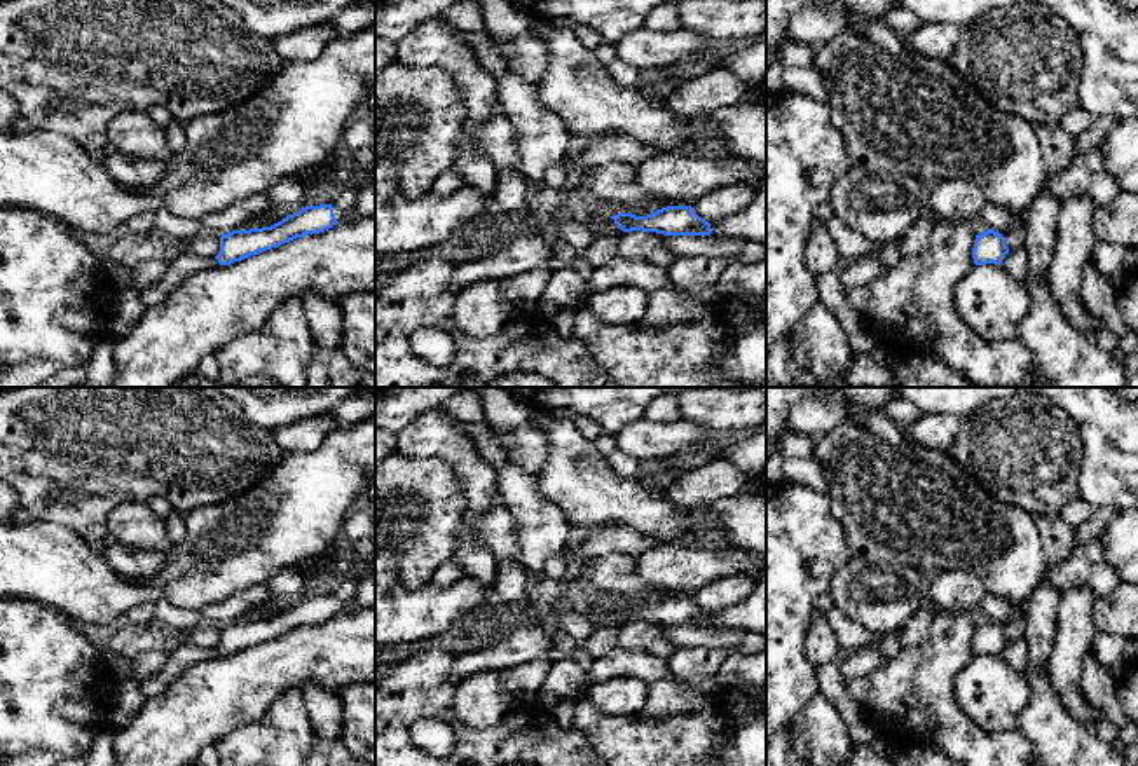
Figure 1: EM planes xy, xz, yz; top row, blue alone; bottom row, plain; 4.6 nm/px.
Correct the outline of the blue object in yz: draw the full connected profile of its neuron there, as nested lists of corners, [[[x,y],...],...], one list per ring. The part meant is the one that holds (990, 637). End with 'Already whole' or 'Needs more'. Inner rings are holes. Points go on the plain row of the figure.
[[[991,619],[976,626],[972,649],[976,656],[995,654],[1000,656],[1009,639],[1005,635],[1005,628]]]. Already whole

